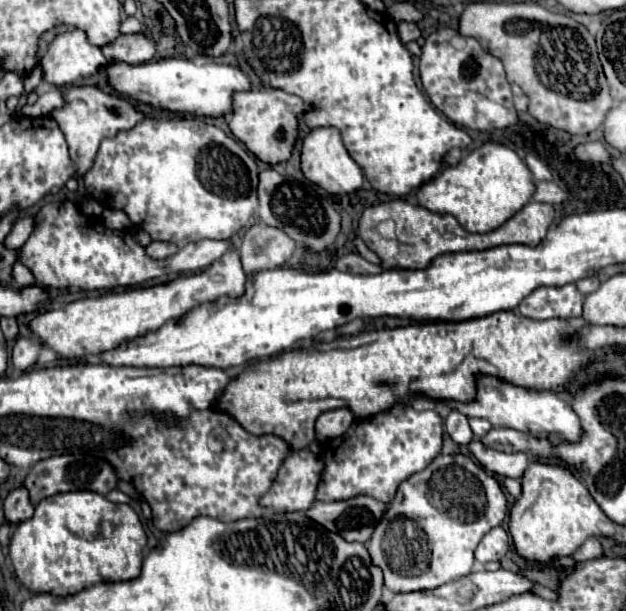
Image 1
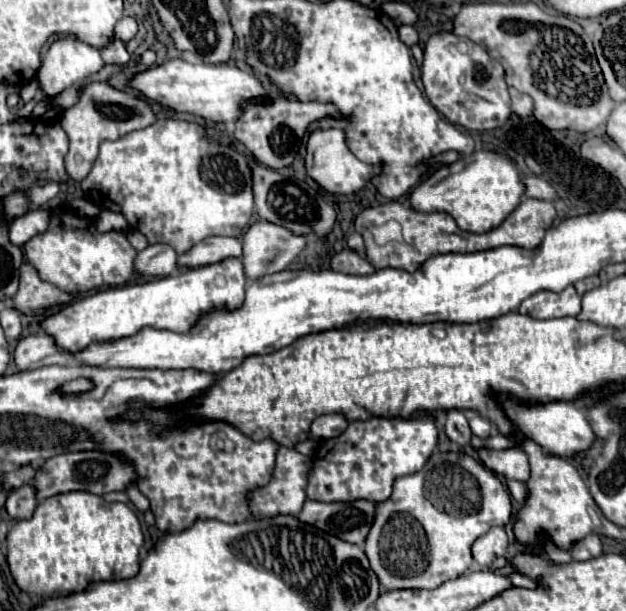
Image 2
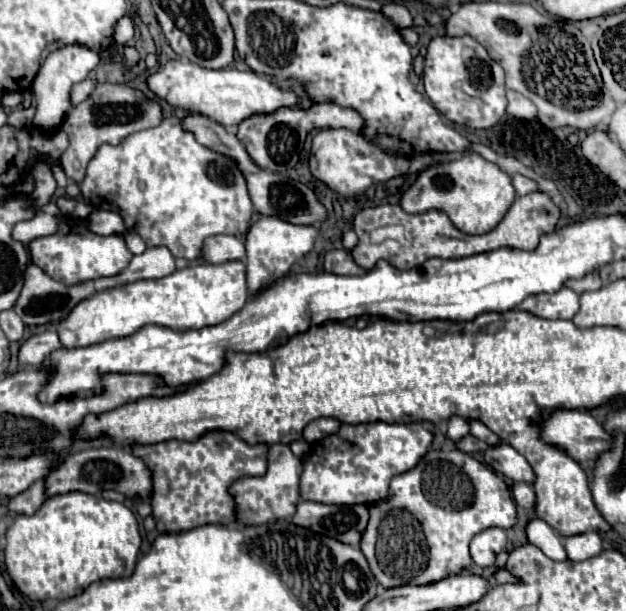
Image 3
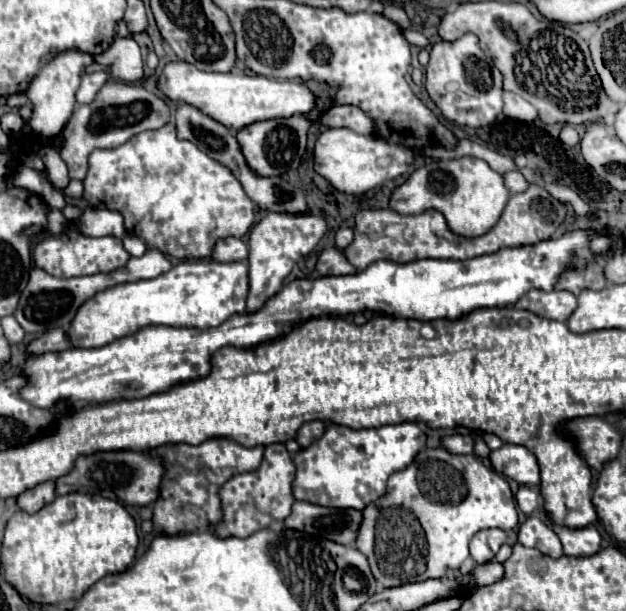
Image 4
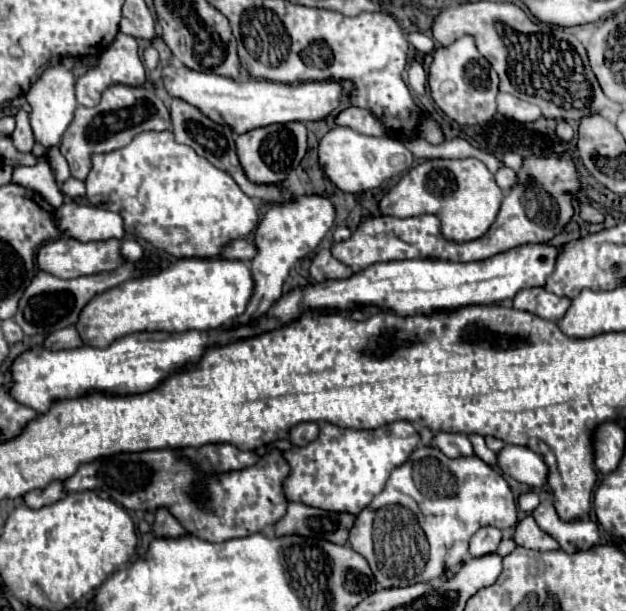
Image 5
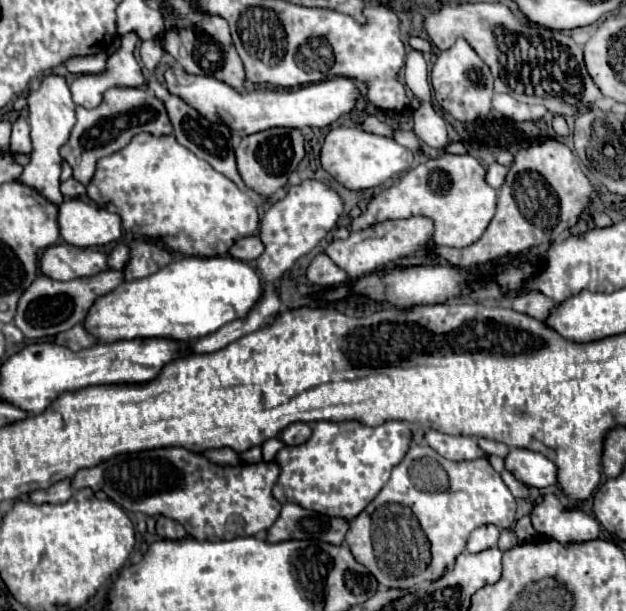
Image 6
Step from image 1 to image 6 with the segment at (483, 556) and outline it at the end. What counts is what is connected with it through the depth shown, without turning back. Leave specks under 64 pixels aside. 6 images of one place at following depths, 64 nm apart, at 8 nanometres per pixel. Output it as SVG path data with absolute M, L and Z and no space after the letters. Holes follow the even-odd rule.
M492 524L480 526L470 534L466 548L468 548L468 552L480 552L480 550L492 548L498 544L498 536L500 536L500 530L496 526L492 526Z

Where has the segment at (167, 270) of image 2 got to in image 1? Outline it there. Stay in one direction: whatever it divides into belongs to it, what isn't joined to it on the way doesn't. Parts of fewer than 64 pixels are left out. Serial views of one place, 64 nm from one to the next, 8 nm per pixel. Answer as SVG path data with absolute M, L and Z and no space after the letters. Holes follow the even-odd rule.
M152 242L146 248L146 256L150 256L152 260L168 260L176 252L178 252L178 248L174 244L170 244L170 242Z

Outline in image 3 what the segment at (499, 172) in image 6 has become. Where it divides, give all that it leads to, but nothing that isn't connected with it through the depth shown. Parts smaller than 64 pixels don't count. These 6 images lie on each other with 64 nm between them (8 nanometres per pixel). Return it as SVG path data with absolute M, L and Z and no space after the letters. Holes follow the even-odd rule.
M514 174L514 176L512 176L512 186L514 186L514 190L516 190L518 196L524 196L524 194L528 194L528 192L538 190L536 182L532 182L530 178L526 178L526 176L522 176L522 174Z

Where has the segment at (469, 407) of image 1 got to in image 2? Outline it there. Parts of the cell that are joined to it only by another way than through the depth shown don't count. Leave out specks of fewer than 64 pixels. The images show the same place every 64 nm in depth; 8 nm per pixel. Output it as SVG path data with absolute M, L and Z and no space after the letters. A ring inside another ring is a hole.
M510 400L510 402L504 404L504 408L506 408L508 418L512 418L518 424L522 434L530 436L542 448L548 448L548 452L558 454L562 458L576 458L578 454L588 452L596 442L596 434L592 432L592 426L586 420L586 414L576 404L552 402L548 406L532 406L532 408L528 408L528 406L520 404L520 402Z

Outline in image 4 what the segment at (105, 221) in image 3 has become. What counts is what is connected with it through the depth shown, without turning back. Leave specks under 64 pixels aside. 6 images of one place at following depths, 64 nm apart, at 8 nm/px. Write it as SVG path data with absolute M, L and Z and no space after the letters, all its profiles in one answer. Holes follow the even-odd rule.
M84 208L82 216L76 220L76 224L78 224L78 230L90 238L100 238L100 236L124 238L126 236L122 216L112 210Z

